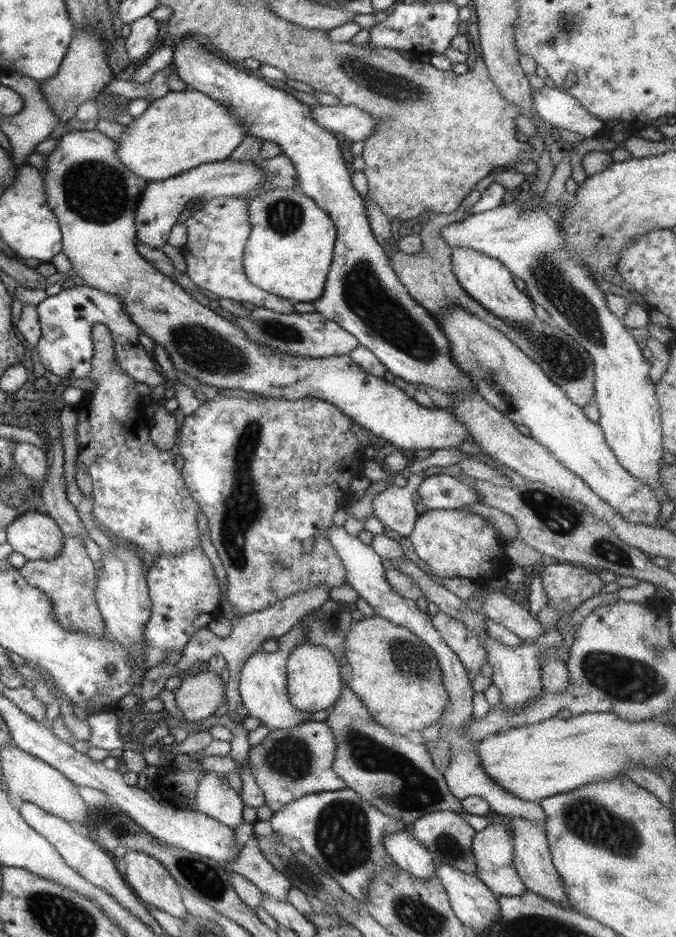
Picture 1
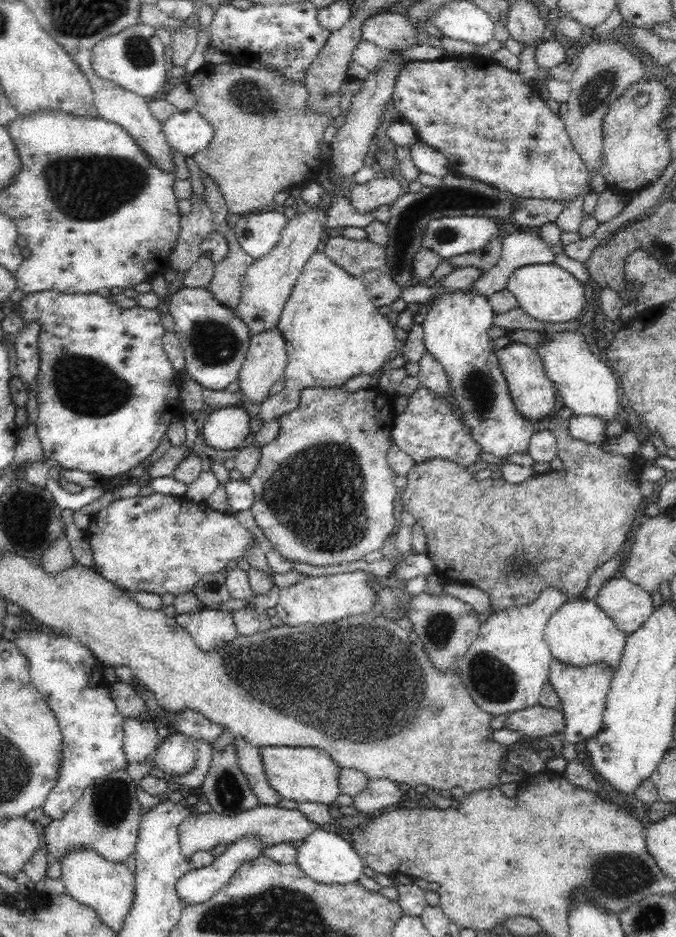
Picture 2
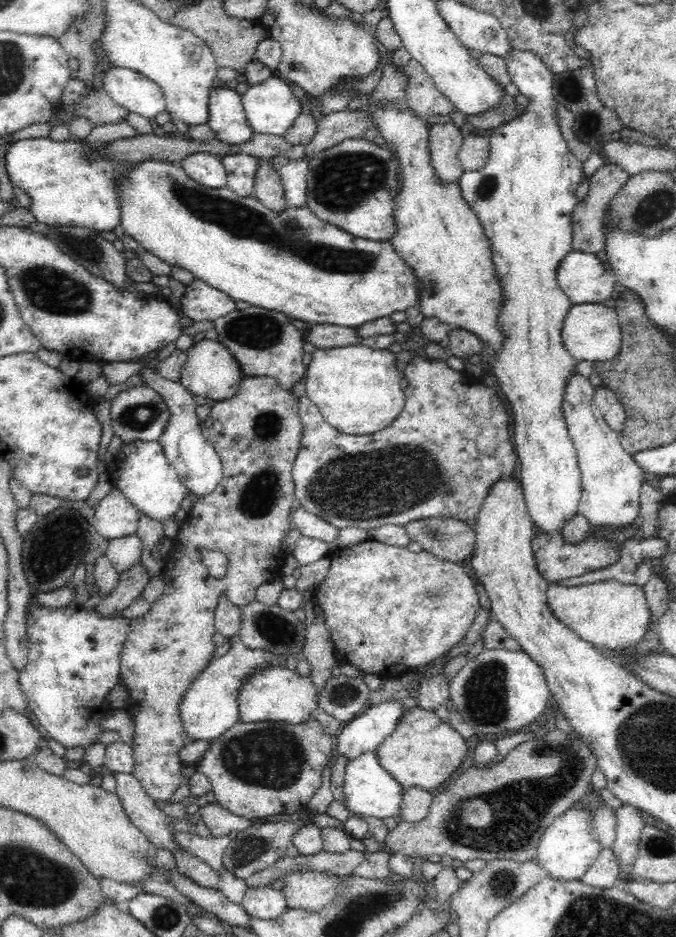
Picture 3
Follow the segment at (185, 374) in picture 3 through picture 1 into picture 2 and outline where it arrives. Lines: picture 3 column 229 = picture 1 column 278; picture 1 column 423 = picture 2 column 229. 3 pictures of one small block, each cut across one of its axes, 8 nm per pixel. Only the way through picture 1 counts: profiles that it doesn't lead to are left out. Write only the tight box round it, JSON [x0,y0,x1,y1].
[203,405,253,450]

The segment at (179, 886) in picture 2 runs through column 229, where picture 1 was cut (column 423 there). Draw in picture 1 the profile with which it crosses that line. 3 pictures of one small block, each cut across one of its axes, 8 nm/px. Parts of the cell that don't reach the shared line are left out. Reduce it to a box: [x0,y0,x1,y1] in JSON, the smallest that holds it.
[384,830,435,880]

